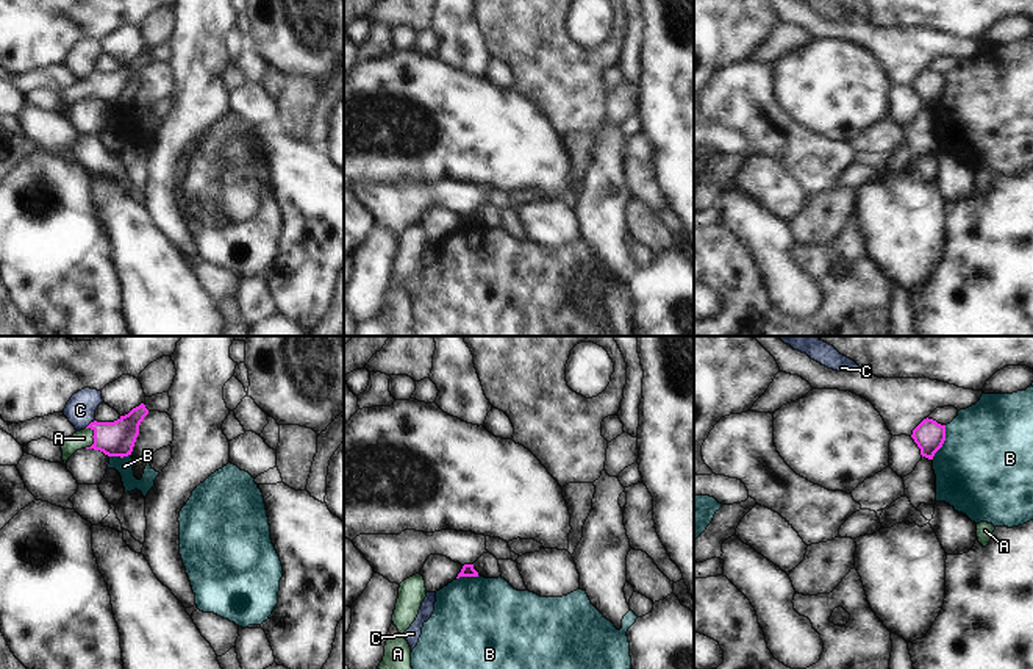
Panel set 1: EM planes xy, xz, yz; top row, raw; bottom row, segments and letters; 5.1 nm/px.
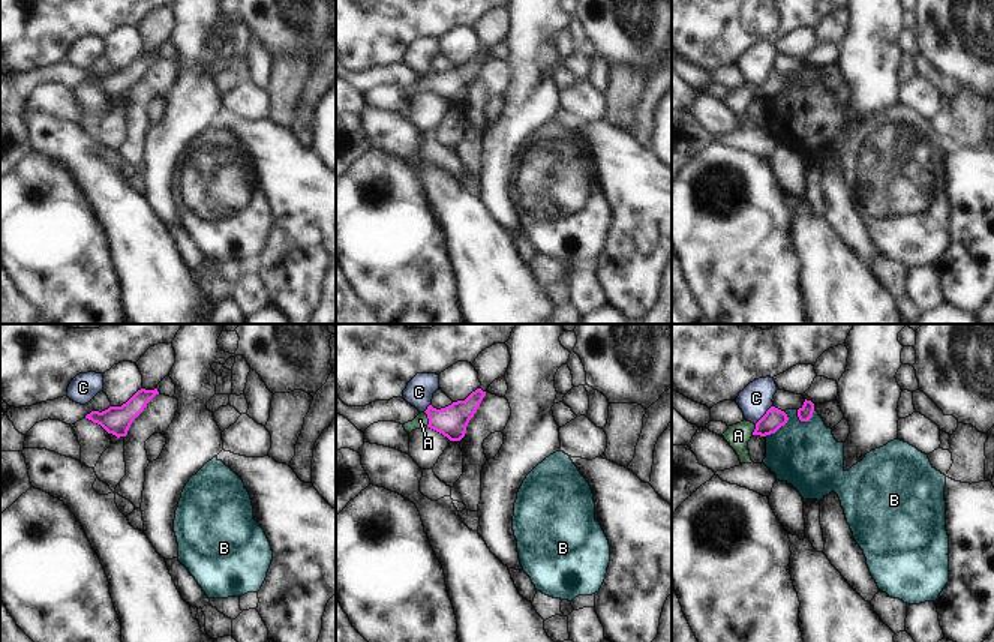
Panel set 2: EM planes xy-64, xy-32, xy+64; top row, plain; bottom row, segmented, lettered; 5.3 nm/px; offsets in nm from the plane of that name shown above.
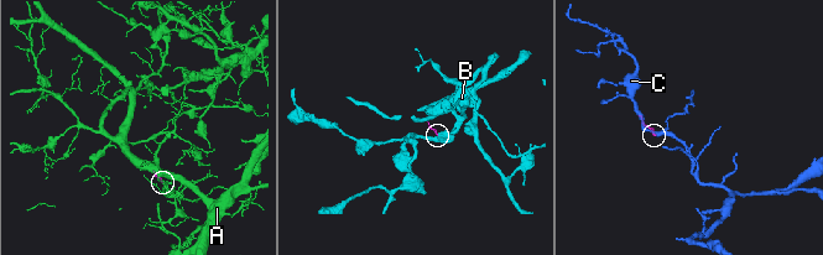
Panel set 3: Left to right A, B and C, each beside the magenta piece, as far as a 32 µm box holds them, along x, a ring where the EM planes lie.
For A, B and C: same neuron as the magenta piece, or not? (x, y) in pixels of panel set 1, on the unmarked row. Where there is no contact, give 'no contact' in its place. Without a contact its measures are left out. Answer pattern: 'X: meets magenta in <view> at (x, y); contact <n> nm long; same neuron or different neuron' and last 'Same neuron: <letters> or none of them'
A: meets magenta in xy at (94, 89); contact 110 nm long; same neuron
B: meets magenta in yz at (943, 93); contact 200 nm long; different neuron
C: meets magenta in xy at (91, 72); contact 70 nm long; different neuron
Same neuron: A

